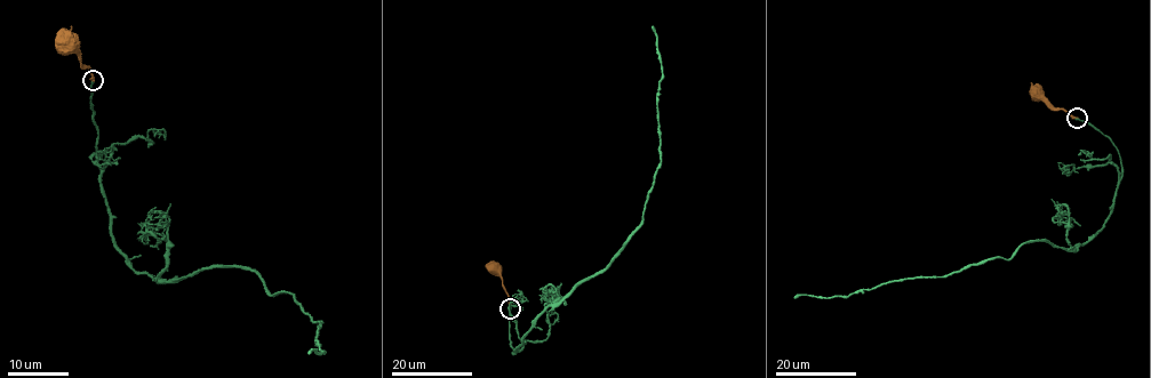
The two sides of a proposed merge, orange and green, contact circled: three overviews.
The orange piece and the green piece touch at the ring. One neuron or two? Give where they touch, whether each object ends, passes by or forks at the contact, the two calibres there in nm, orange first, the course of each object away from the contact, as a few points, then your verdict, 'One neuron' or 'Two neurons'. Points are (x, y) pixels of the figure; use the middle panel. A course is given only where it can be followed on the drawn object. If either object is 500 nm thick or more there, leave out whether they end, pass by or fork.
Place: (510, 308). At the ring orange ends. At the ring green ends. Thickness 340 nm (orange) against 320 nm. Course of orange: (510, 308), (502, 278), (493, 268). Course of green: (510, 308), (514, 353), (532, 323), (599, 274), (640, 224), (661, 161), (662, 74), (653, 25). Two neurons

